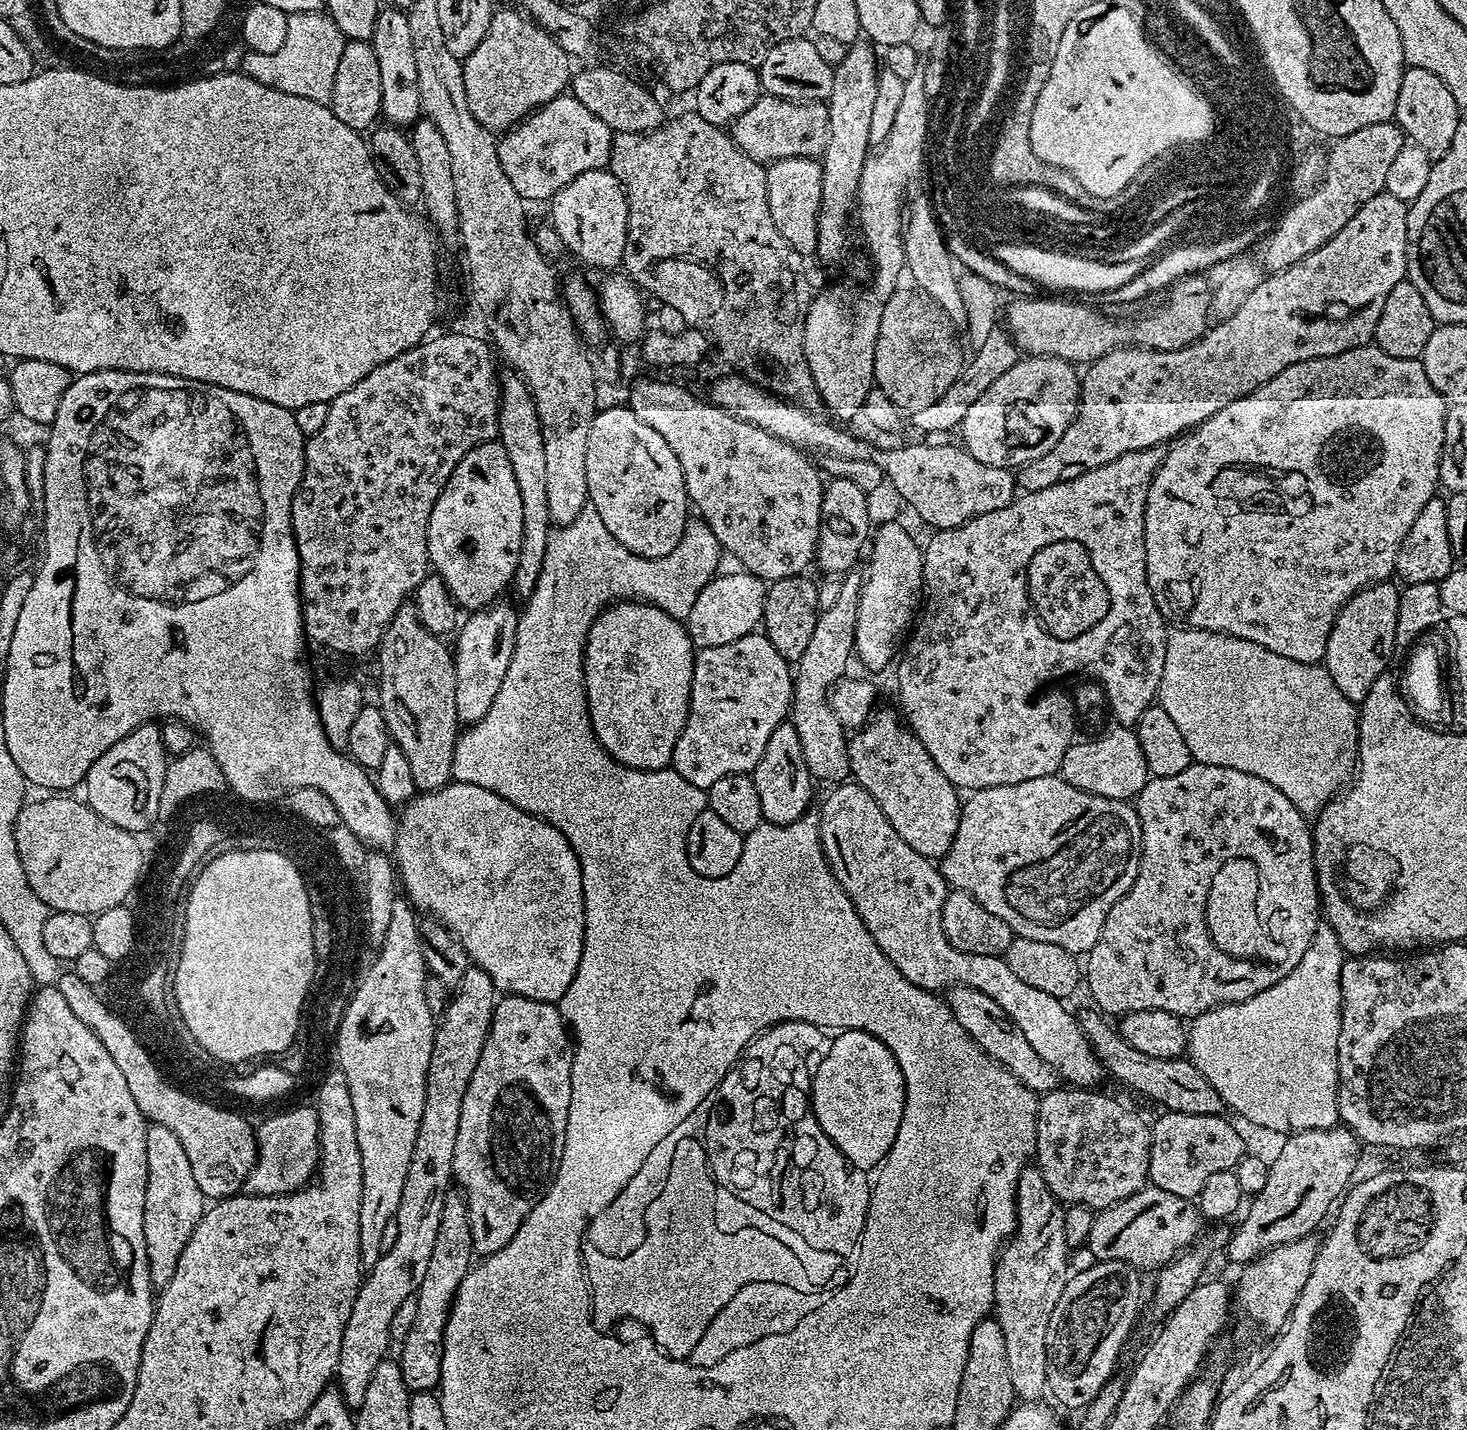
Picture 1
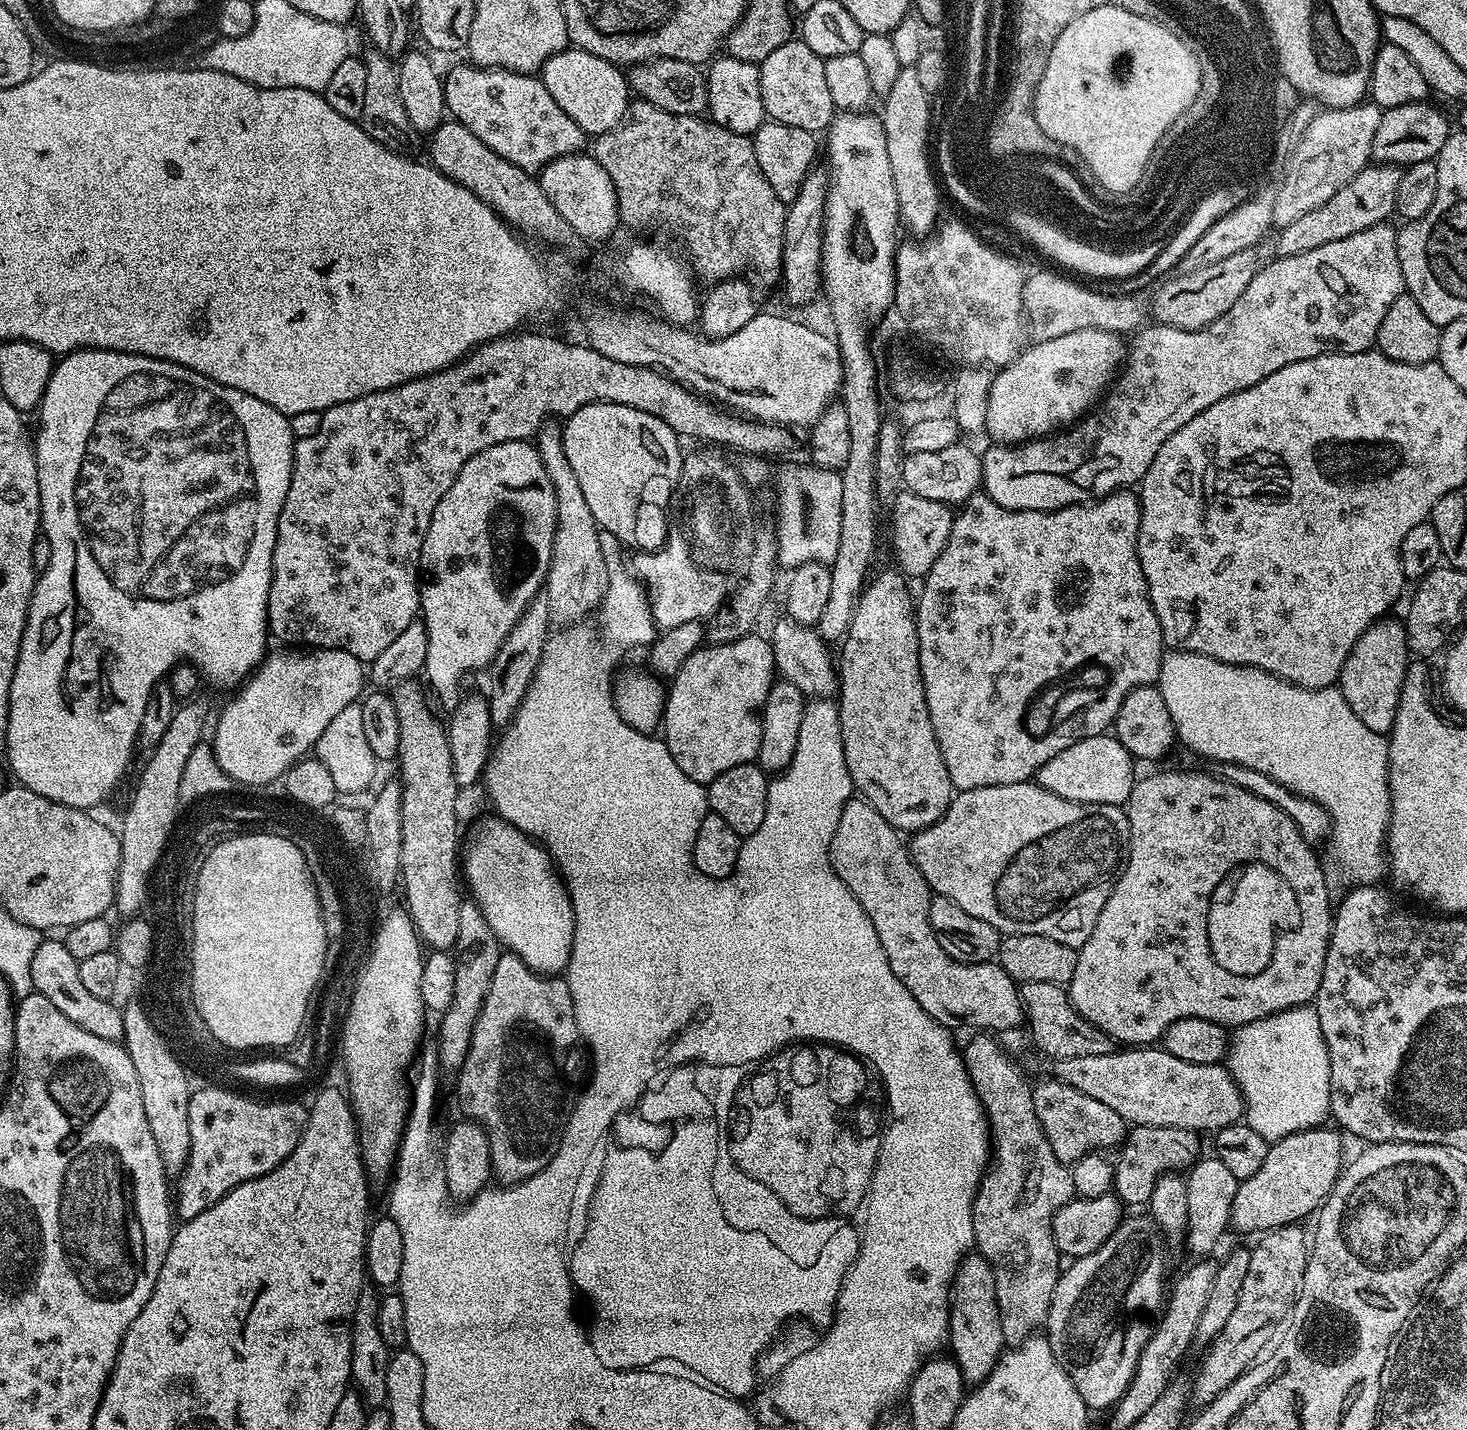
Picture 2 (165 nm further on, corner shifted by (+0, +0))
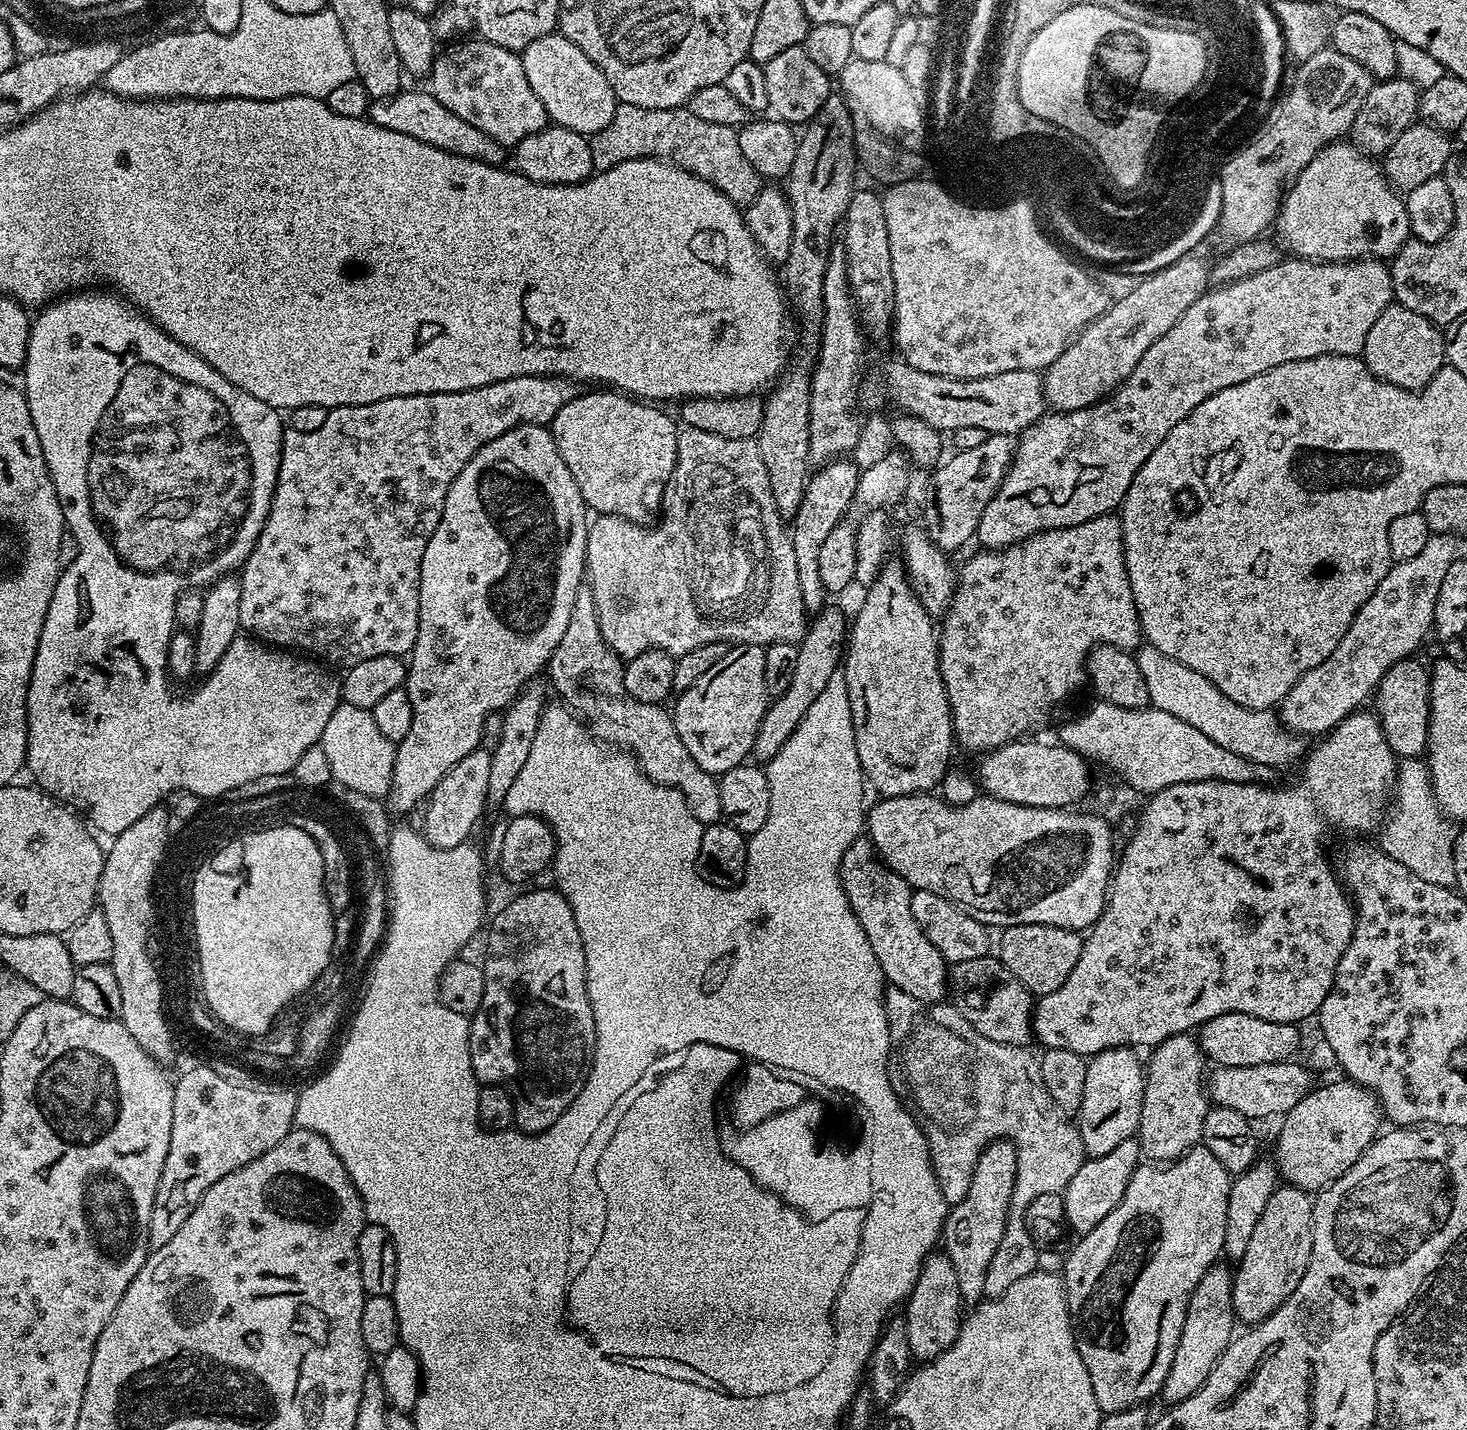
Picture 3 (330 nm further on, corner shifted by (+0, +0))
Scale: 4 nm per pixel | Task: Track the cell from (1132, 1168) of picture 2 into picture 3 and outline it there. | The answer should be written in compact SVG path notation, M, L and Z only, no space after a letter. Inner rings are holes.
M1136 1138L1128 1139L1115 1146L1108 1154L1101 1157L1085 1159L1082 1166L1078 1166L1078 1174L1070 1178L1070 1182L1063 1190L1064 1198L1064 1223L1076 1234L1083 1234L1094 1230L1118 1202L1122 1202L1122 1194L1134 1174L1134 1170L1141 1163L1142 1153L1140 1141Z

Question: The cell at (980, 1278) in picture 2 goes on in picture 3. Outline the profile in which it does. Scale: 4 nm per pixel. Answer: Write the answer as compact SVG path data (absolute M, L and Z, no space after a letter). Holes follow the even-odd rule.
M996 1140L982 1150L970 1178L970 1190L966 1190L962 1202L951 1205L944 1219L942 1252L950 1258L950 1266L954 1266L954 1274L958 1276L961 1301L985 1299L986 1270L990 1268L990 1258L994 1258L994 1250L998 1250L1004 1237L1015 1185L1016 1147L1011 1140Z

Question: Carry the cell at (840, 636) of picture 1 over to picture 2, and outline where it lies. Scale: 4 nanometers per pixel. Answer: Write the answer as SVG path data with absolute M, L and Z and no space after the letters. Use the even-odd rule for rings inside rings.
M907 490L896 493L892 504L892 548L896 551L896 560L909 577L927 576L930 566L942 554L950 538L954 512L949 505L936 502L934 498L922 498Z

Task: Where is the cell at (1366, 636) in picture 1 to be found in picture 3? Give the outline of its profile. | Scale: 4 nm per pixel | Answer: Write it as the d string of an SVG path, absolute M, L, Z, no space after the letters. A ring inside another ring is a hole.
M1416 658L1399 660L1386 674L1381 678L1380 685L1376 687L1374 701L1375 709L1380 718L1380 725L1386 734L1386 743L1397 758L1420 758L1428 751L1428 727L1432 717L1432 707L1430 706L1430 682L1432 677L1427 667L1416 661Z

